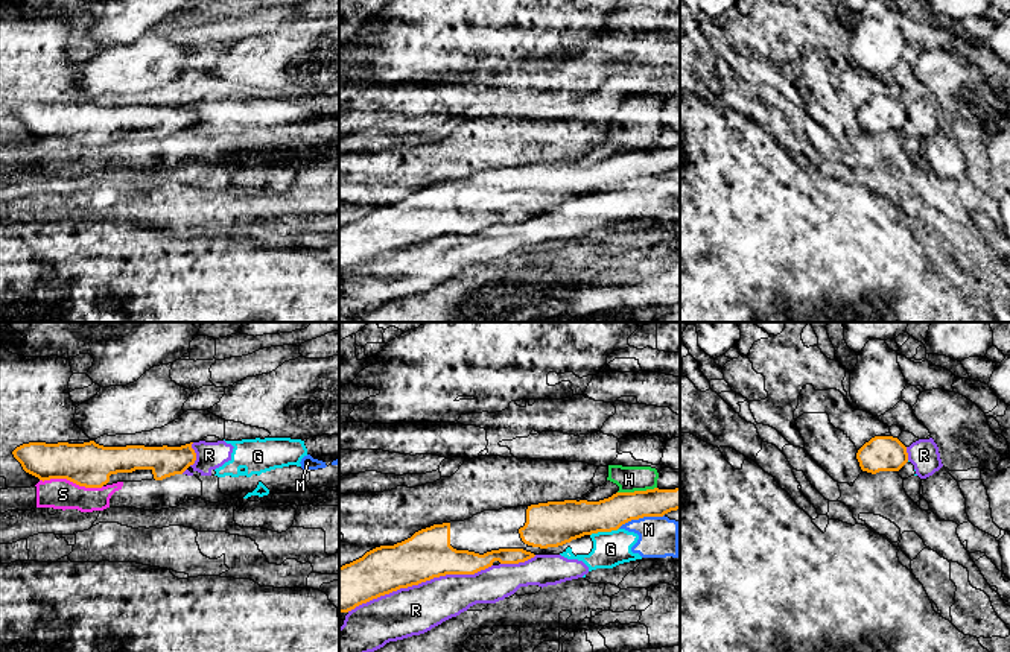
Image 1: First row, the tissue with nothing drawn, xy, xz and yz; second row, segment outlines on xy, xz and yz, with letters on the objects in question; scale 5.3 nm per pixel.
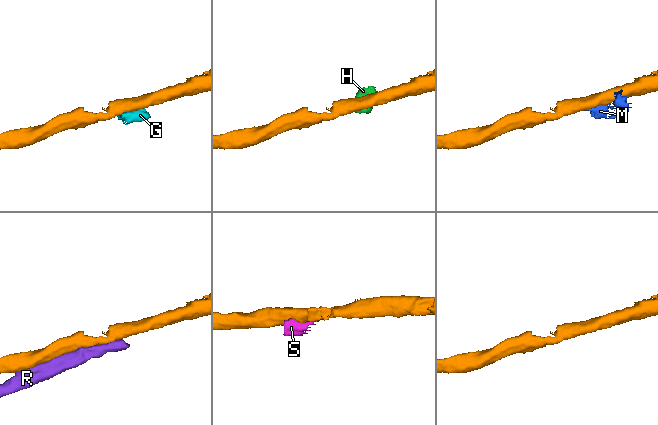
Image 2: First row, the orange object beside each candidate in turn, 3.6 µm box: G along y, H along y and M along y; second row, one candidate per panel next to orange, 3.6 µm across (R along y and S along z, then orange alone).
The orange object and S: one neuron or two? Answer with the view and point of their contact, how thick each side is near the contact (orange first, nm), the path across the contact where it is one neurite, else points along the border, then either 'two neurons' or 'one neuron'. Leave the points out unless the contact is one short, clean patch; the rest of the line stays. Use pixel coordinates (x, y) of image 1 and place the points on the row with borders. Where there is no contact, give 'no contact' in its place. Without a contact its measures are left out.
xy (72, 481) | 240/160 nm | along xy (40, 479), (69, 479), (85, 487), (102, 487) | two neurons

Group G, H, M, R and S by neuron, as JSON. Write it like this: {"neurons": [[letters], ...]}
{"neurons": [["G", "M", "R"], ["H"], ["S"]]}

